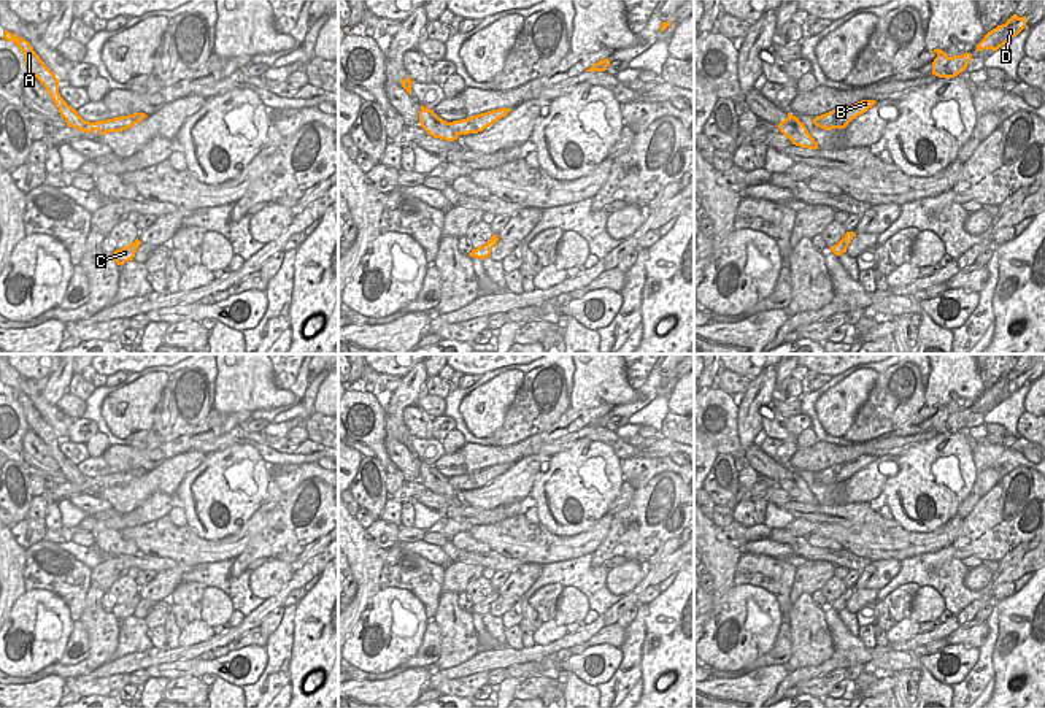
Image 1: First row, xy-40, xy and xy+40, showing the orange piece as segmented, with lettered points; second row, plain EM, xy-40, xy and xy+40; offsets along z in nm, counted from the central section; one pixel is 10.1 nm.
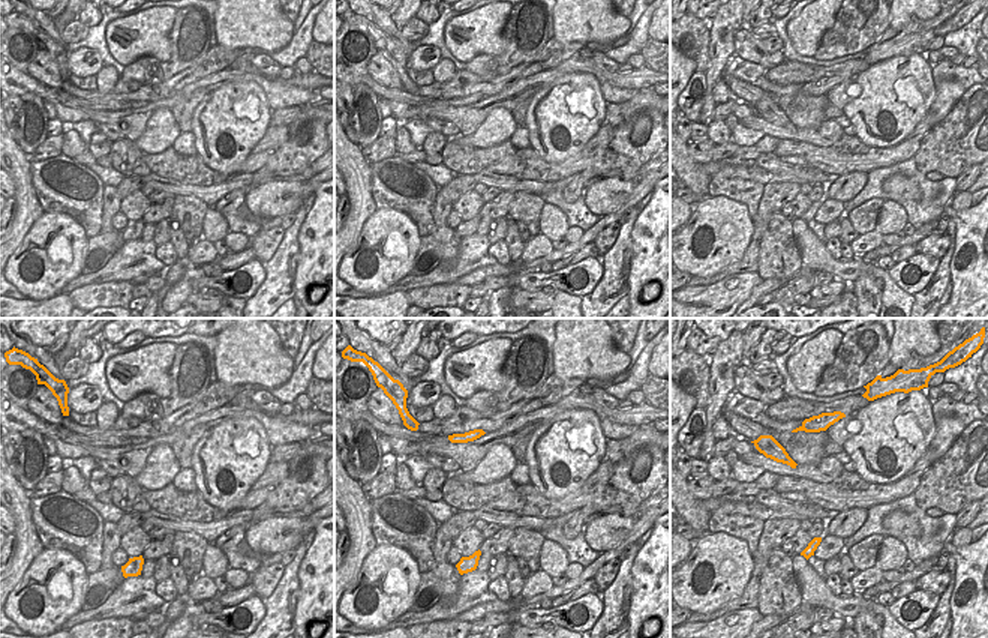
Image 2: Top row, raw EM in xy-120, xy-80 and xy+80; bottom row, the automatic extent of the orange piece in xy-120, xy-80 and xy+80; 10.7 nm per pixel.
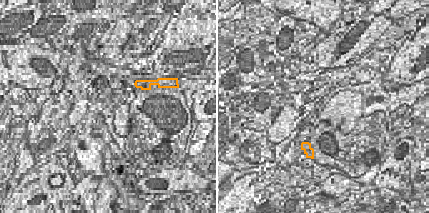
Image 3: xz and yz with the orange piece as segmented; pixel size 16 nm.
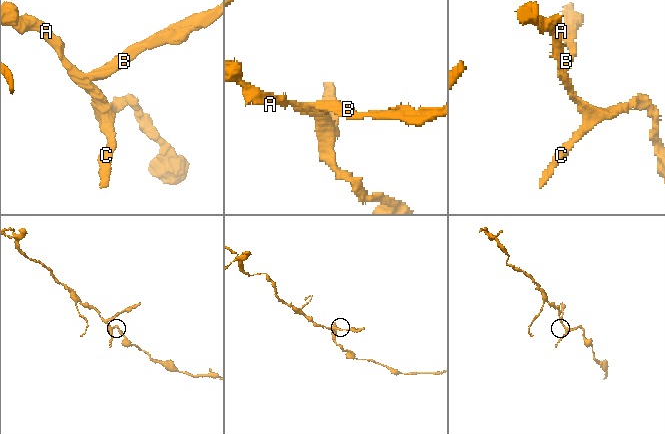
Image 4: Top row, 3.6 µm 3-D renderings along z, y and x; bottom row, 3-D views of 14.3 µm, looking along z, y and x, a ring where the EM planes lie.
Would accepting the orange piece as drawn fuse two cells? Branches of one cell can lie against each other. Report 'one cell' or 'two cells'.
two cells

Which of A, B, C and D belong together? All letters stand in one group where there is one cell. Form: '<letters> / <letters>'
A C / B D

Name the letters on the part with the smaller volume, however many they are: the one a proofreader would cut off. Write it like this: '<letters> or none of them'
B, D

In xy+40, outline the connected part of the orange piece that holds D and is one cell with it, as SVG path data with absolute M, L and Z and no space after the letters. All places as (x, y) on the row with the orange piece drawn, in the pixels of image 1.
M1013 14L1005 24L997 25L985 35L985 38L977 44L977 51L991 49L993 52L1008 43L1026 27L1026 16L1018 17Z

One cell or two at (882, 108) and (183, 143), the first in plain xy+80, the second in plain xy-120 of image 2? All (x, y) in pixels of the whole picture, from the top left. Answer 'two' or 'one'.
two

